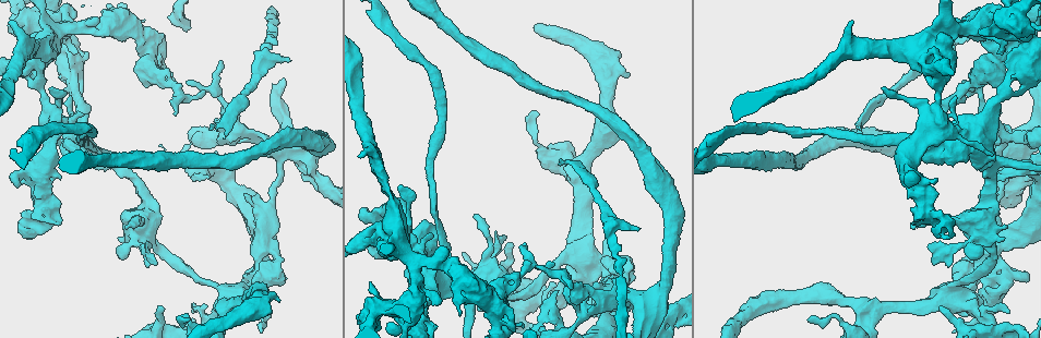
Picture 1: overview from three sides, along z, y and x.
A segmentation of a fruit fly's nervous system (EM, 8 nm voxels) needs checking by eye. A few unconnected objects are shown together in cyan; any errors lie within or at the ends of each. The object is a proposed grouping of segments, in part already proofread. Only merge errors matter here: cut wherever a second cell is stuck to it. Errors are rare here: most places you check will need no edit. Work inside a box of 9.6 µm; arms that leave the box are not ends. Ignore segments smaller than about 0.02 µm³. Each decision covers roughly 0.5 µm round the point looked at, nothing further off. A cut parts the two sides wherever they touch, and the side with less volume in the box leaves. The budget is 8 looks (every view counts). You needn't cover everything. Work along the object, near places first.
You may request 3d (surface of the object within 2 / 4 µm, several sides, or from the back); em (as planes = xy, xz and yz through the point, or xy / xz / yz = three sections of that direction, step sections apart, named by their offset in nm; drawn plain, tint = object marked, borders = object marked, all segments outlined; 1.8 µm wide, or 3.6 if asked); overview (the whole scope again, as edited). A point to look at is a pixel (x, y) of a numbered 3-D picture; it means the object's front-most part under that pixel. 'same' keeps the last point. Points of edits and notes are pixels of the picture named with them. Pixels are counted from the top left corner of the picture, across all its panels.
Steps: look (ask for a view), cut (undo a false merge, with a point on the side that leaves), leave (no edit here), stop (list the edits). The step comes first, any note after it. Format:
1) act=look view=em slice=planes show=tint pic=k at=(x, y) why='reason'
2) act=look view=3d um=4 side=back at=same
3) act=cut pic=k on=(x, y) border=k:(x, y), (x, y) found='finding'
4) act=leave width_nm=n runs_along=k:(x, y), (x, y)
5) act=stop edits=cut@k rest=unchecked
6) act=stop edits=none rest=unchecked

act=look view=3d um=2 pic=1 at=(1008, 35) why='closes a loop'

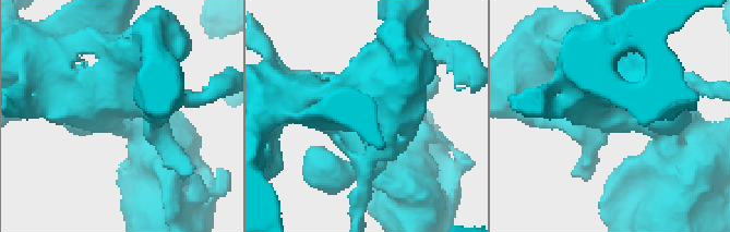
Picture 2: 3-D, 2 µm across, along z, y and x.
act=look view=em slice=yz step=16 show=tint pic=2 at=(611, 107)

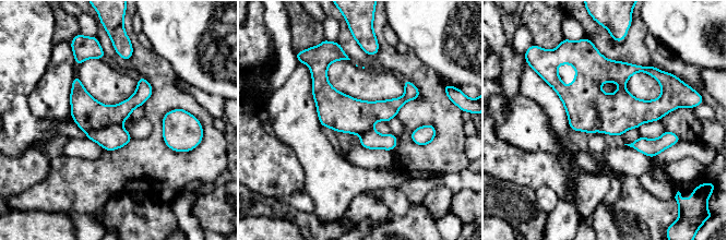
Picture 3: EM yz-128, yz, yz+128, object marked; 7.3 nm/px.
act=look view=em slice=planes show=tint at=same why='another direction'

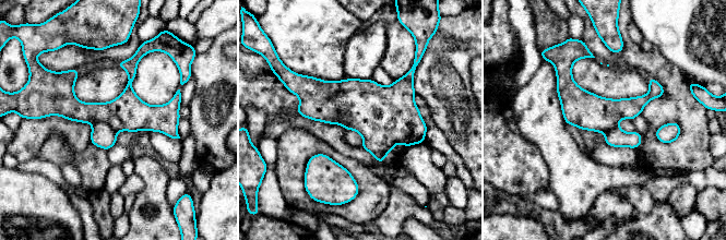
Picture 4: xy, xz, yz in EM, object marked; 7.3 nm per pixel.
act=cut pic=4 on=(127, 112) width_nm=280 found='a second cell is stuck on'

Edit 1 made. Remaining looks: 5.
act=look view=em um=3.6 slice=xz step=16 show=plain pic=1 at=(1008, 156) why='arms part here'

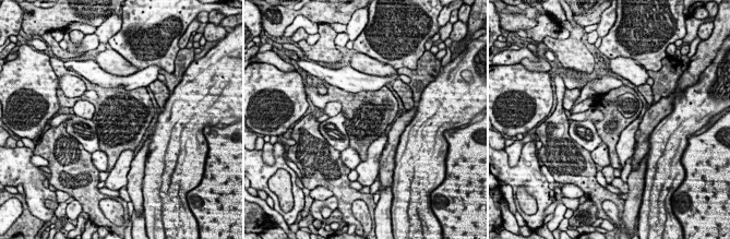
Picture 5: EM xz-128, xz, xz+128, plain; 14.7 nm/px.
act=look view=em um=3.6 slice=xz step=16 show=borders at=same why='see the neighbours'

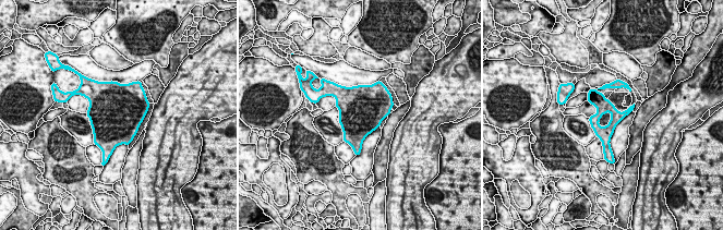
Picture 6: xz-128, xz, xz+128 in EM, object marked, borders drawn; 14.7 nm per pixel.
act=leave runs_along=6:(592, 92), (605, 145) found='one cell here'

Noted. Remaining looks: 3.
act=look view=3d um=2 pic=1 at=(987, 322) why='sharp bend'

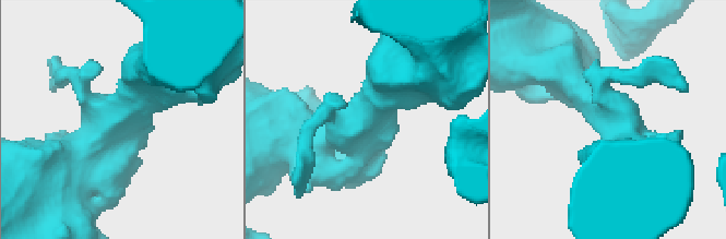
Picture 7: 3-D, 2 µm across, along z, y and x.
act=look view=em slice=xy step=4 show=tint pic=7 at=(615, 125)

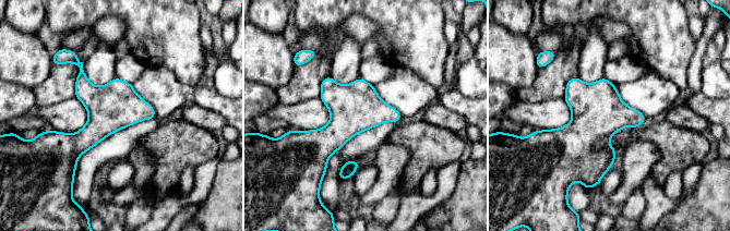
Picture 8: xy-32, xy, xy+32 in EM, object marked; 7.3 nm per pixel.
act=leave found='all the same cell'

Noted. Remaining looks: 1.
act=stop edits=cut@4 rest=unchecked

